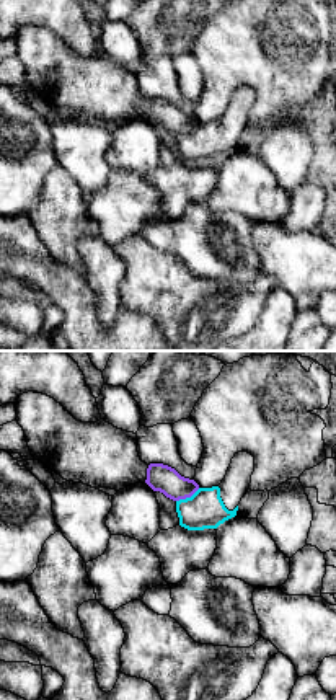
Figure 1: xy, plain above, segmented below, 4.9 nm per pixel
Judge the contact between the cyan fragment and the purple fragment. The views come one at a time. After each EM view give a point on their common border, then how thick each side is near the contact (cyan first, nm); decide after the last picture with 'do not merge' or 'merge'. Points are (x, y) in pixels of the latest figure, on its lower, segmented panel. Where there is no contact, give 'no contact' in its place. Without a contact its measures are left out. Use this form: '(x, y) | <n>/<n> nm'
(188, 498) | 190/140 nm

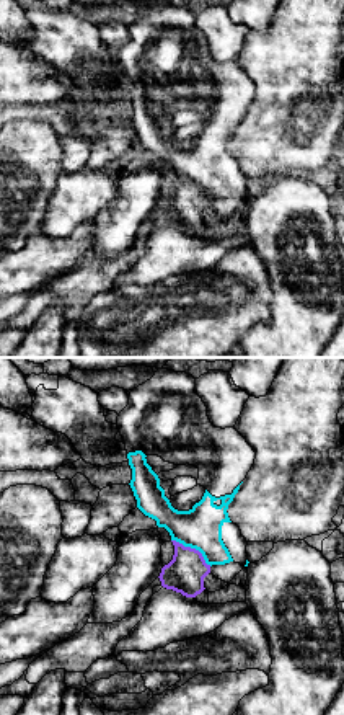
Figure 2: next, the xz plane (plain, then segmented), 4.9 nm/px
(193, 547) | 200/190 nm

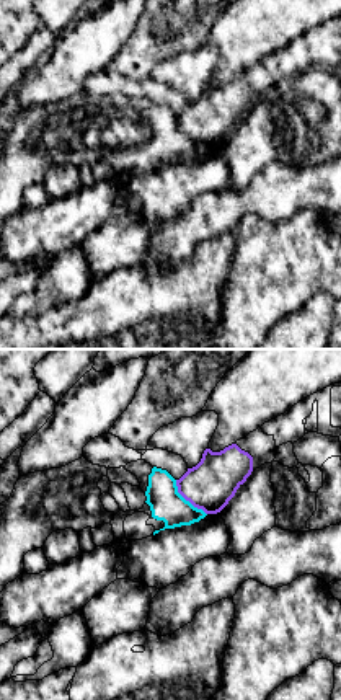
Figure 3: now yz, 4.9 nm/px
(185, 500) | 170/240 nm

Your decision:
do not merge

